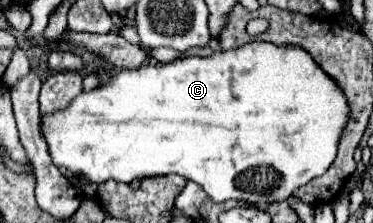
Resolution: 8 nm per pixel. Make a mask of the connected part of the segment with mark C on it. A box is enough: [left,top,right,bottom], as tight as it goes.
[41,42,351,204]

